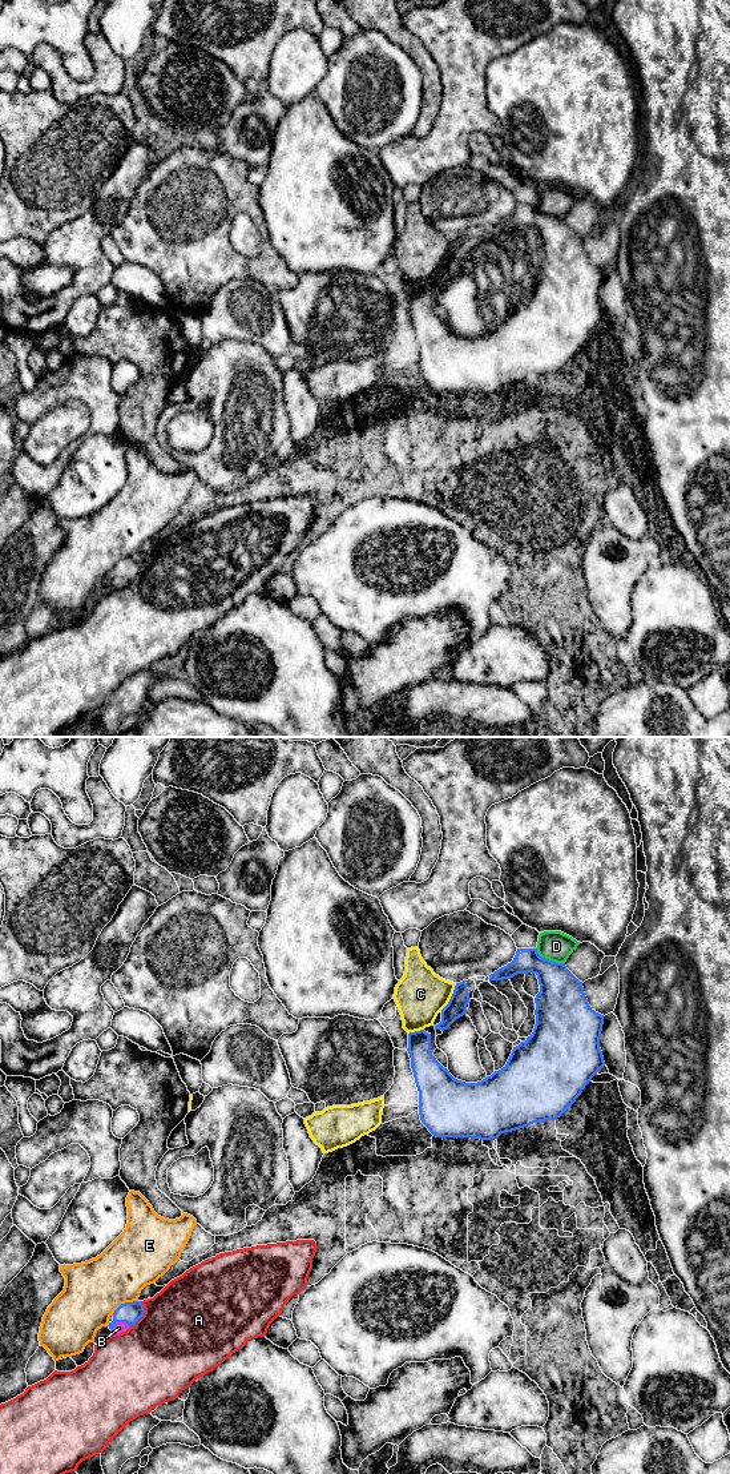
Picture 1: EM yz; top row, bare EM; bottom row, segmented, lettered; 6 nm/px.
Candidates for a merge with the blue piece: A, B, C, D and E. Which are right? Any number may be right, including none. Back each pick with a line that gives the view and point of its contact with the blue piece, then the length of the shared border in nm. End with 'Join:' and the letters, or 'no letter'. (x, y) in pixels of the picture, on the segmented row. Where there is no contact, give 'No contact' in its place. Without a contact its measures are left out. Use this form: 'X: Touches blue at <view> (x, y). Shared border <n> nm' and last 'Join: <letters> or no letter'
B: Touches blue at yz (120, 1321). Shared border 120 nm
Join: B

